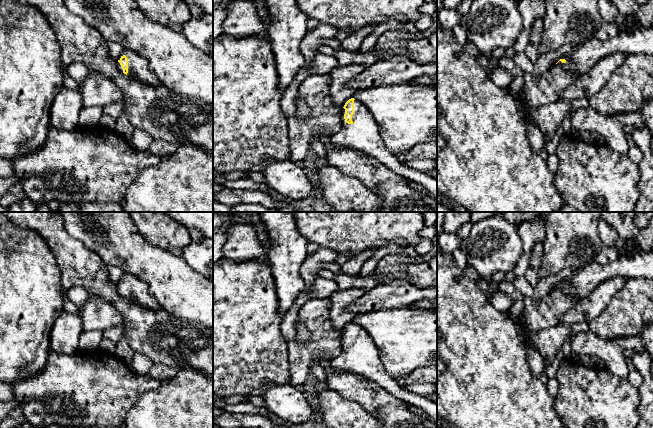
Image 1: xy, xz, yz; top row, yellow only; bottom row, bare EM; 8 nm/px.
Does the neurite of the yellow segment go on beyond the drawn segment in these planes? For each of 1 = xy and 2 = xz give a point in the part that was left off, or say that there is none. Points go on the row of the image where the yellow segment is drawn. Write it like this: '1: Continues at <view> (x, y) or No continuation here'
1: Continues at xy (137, 65)
2: Continues at xz (363, 135)

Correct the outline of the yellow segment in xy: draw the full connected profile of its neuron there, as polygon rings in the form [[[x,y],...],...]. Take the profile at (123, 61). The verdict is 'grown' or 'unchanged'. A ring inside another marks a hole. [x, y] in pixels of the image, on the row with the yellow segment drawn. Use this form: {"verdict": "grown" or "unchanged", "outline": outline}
{"verdict": "grown", "outline": [[[123,49],[121,55],[117,58],[117,66],[124,74],[135,77],[147,85],[156,87],[161,84],[149,70],[146,58],[129,49]]]}

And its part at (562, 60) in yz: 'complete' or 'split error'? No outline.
split error

